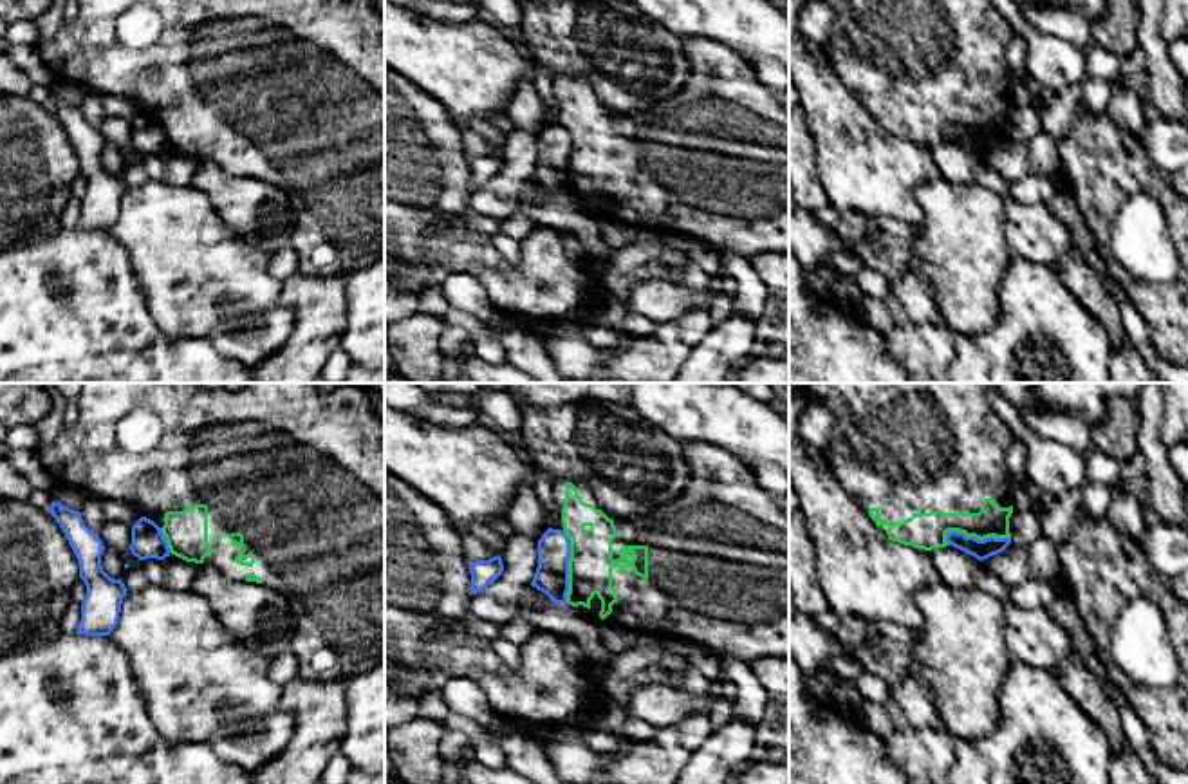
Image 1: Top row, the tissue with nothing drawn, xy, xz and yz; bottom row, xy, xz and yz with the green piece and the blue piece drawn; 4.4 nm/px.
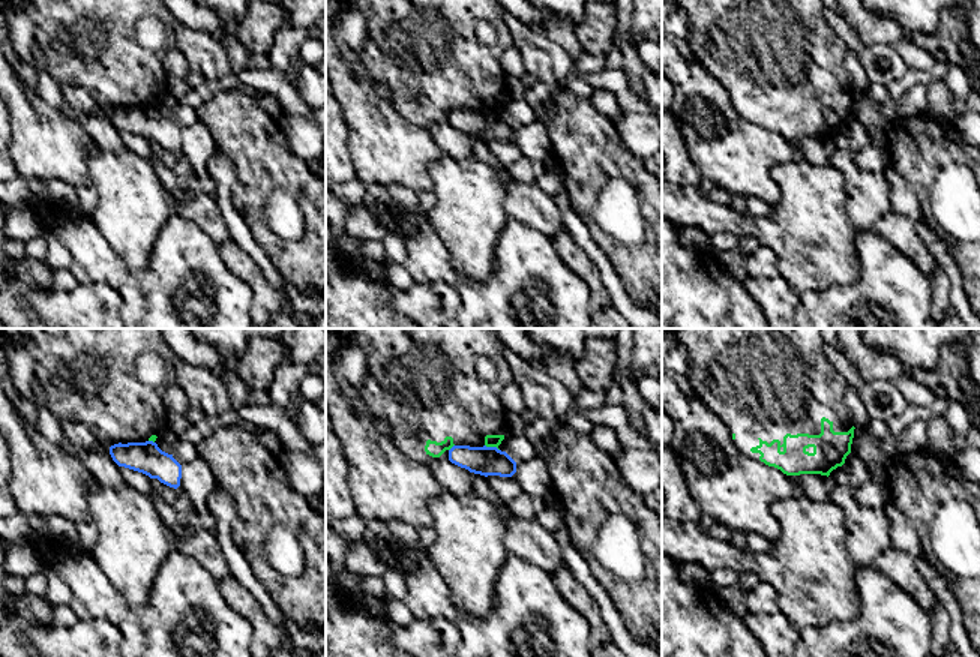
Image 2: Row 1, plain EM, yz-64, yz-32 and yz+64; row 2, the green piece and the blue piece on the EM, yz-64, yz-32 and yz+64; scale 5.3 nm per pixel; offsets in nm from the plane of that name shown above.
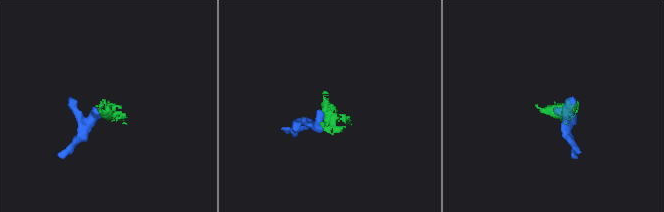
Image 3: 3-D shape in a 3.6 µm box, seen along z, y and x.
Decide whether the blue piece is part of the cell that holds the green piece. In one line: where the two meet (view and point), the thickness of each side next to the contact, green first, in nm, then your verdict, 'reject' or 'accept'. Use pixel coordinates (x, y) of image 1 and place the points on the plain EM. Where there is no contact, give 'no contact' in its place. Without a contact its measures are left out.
yz (977, 132) | 160/90 nm | reject

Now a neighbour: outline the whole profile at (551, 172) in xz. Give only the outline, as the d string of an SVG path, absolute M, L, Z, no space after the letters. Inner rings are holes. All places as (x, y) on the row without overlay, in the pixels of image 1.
M549 123L538 135L538 163L531 177L554 199L567 199L571 135L562 125Z

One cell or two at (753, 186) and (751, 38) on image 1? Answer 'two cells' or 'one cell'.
two cells

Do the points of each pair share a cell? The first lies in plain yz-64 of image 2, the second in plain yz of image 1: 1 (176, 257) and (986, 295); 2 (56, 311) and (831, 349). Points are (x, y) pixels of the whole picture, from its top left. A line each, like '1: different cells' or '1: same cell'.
1: different cells
2: different cells

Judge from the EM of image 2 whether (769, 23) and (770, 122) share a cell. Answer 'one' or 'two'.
one

